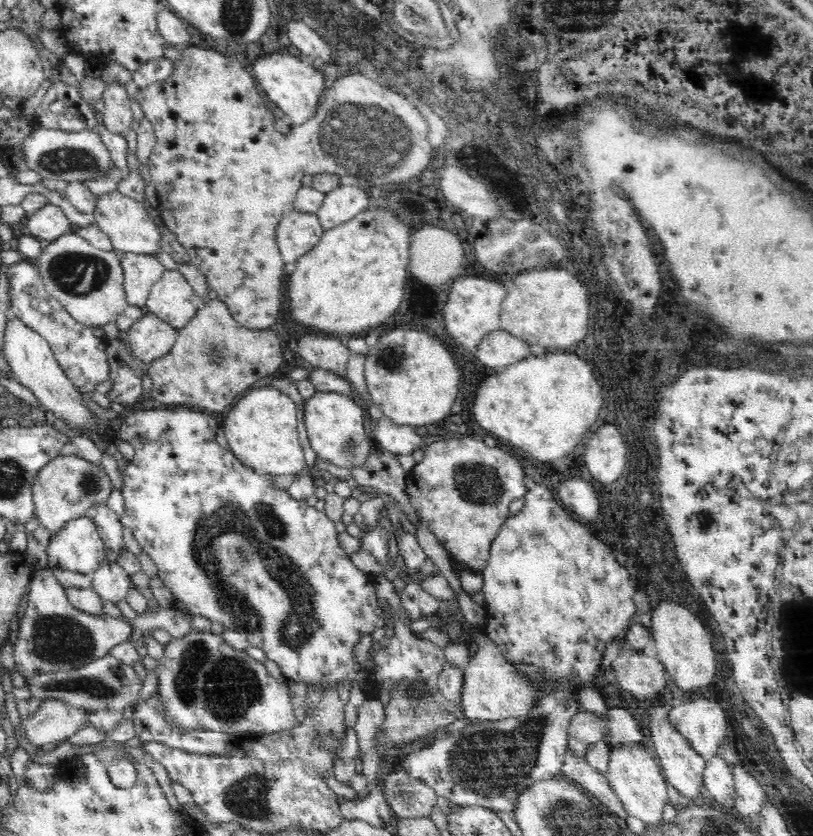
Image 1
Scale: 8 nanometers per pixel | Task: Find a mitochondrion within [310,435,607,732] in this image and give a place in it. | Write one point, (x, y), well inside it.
(477, 483)

